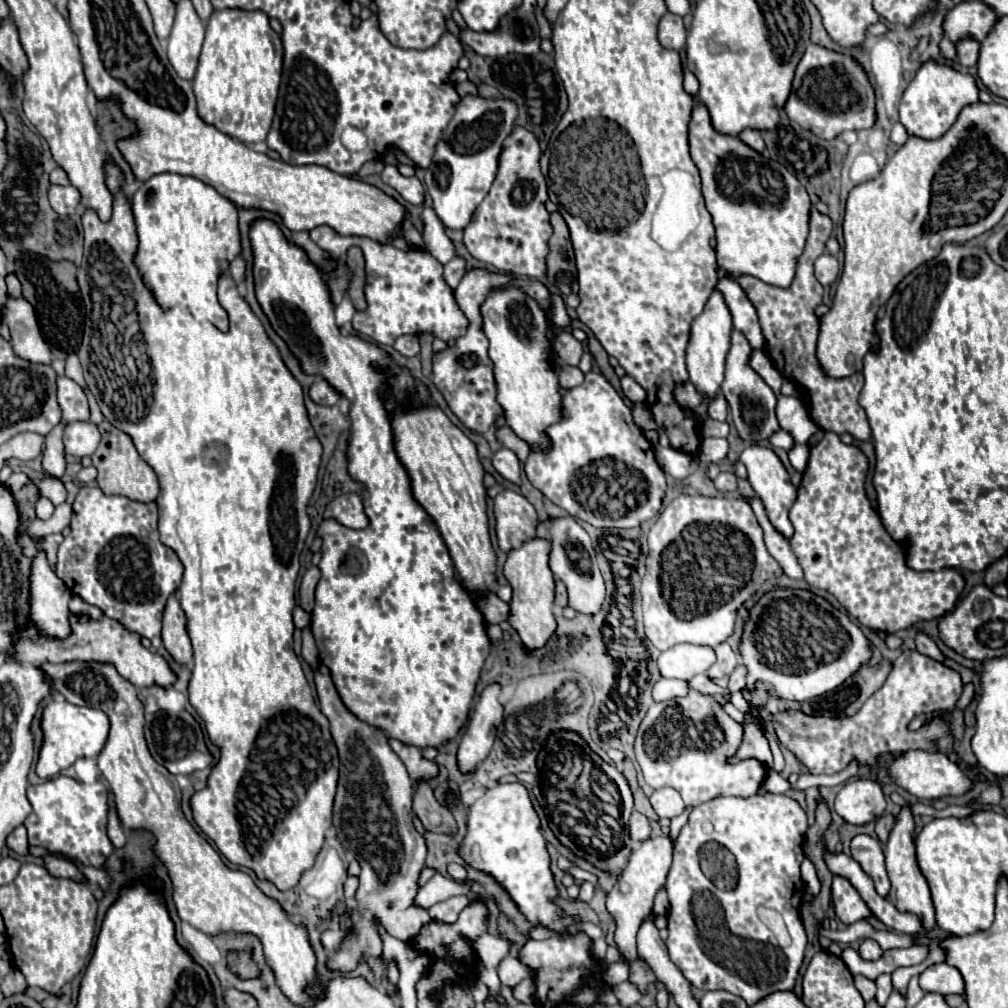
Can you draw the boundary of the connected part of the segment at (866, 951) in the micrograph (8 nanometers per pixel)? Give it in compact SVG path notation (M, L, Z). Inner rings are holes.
M864 939L860 943L860 957L866 961L878 961L882 957L882 953L884 951L880 949L880 945L874 939Z

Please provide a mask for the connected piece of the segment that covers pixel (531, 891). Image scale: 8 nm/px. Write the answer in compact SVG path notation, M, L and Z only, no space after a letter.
M498 783L496 787L486 789L486 793L470 805L468 833L462 841L460 855L472 867L494 875L530 921L536 919L556 931L562 931L572 923L570 919L564 919L562 911L550 901L556 899L550 859L540 835L540 819L522 783Z

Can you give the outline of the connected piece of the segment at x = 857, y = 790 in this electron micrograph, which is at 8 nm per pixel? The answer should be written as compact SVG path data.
M852 779L836 795L834 809L846 823L864 825L876 821L886 809L882 787L870 779Z

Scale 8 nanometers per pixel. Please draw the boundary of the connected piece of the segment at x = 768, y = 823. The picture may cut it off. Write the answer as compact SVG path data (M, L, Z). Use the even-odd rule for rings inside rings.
M756 793L752 797L718 797L692 809L688 823L676 839L674 861L666 879L666 891L670 897L666 947L670 961L682 971L690 985L702 991L730 991L740 995L748 1005L754 1005L772 991L786 991L794 987L806 949L806 931L800 921L800 903L804 897L800 863L804 859L802 843L806 829L808 823L804 809L788 795ZM712 847L720 847L736 859L736 873L734 867L730 867L728 887L718 887L700 867L702 853L712 853ZM758 907L772 909L782 917L788 939L778 941L774 931L758 917Z

